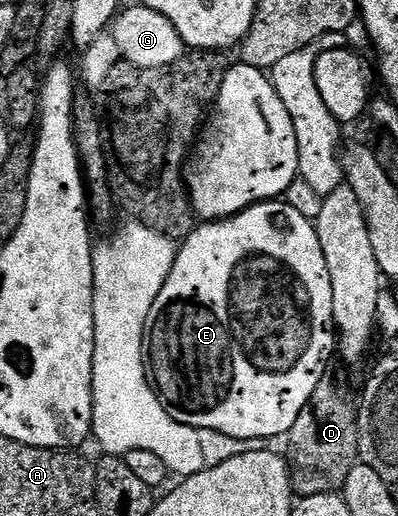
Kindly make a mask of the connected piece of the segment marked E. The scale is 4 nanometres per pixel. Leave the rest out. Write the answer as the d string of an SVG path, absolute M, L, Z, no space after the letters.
M285 199L261 201L224 221L198 224L193 233L180 242L175 263L163 283L163 291L159 291L153 304L153 316L147 329L147 372L171 419L198 431L219 431L228 437L250 443L288 435L303 407L307 407L311 395L315 395L315 387L326 380L325 364L329 356L335 353L338 340L333 324L333 298L328 296L330 291L331 275L327 273L327 259L323 259L317 226L295 211Z

